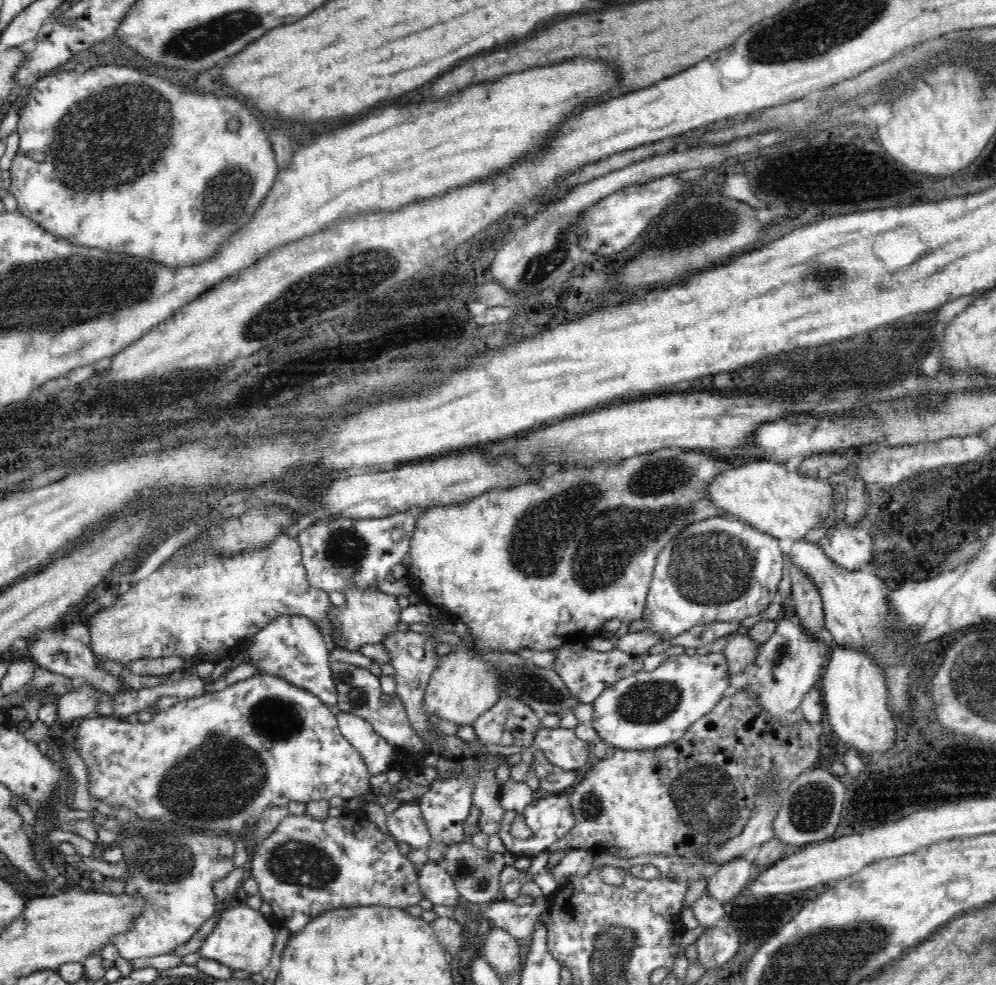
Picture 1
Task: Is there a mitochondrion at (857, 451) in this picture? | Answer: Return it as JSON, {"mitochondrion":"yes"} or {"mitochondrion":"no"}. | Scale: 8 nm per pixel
{"mitochondrion":"no"}

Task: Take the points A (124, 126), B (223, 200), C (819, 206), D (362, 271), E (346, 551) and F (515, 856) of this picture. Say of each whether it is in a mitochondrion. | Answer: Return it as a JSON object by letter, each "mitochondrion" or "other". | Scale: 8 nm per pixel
{"A":"mitochondrion","B":"mitochondrion","C":"other","D":"mitochondrion","E":"mitochondrion","F":"other"}

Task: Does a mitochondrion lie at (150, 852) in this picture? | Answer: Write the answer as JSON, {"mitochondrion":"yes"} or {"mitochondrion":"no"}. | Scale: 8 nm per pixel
{"mitochondrion":"yes"}

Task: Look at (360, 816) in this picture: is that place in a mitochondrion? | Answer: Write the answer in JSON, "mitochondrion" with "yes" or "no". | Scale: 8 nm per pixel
{"mitochondrion":"no"}

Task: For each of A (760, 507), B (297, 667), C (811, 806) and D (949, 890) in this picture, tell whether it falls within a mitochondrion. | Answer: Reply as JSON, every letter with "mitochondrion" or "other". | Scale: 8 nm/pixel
{"A":"other","B":"other","C":"mitochondrion","D":"other"}

